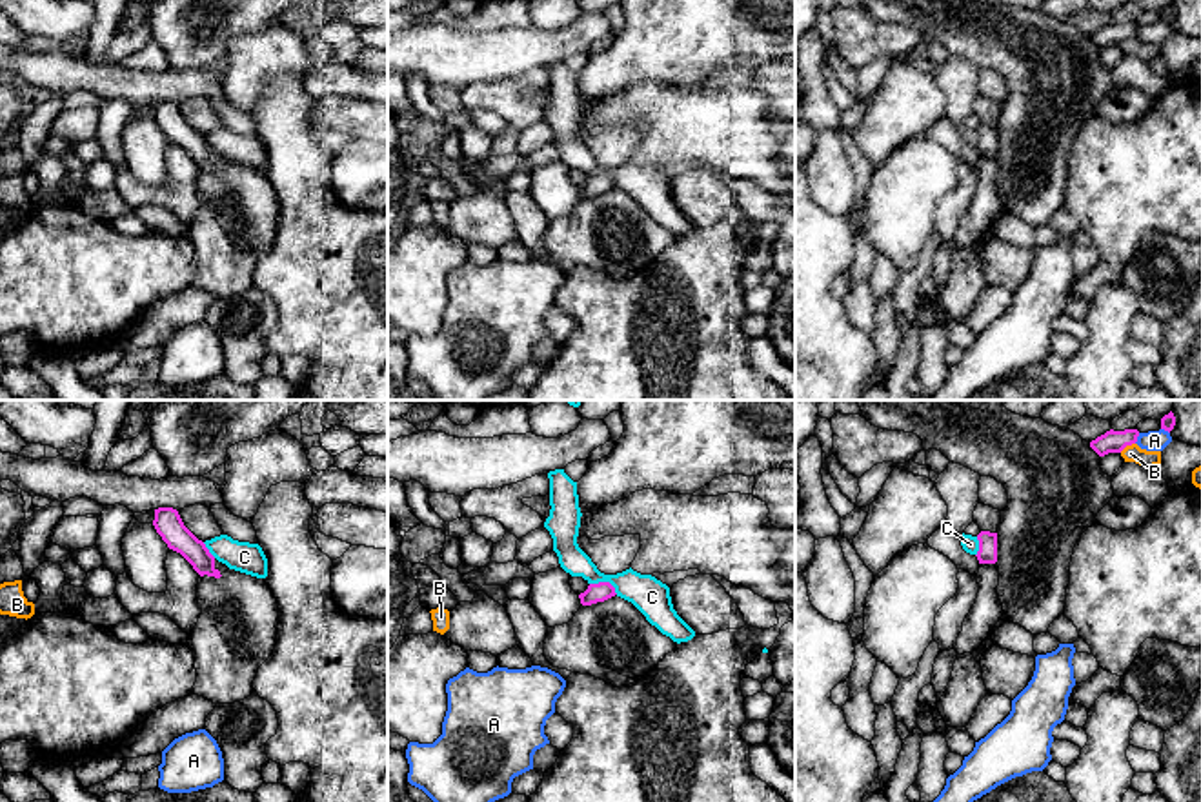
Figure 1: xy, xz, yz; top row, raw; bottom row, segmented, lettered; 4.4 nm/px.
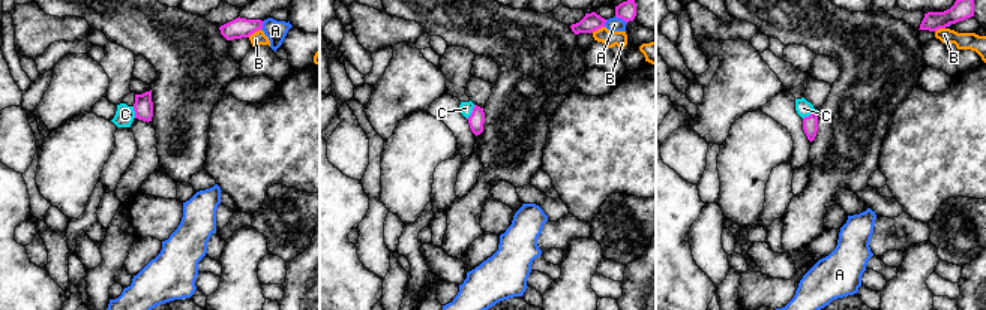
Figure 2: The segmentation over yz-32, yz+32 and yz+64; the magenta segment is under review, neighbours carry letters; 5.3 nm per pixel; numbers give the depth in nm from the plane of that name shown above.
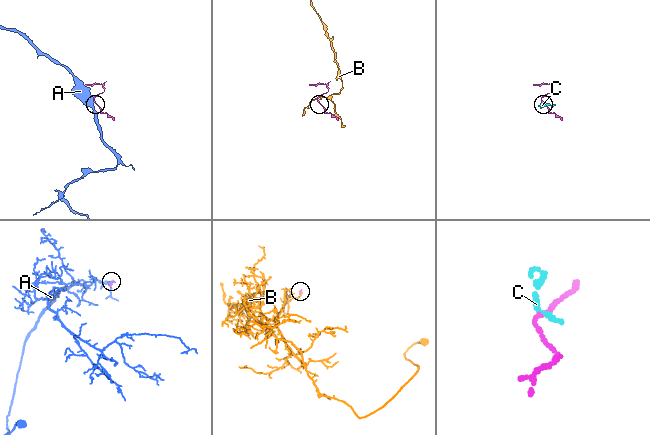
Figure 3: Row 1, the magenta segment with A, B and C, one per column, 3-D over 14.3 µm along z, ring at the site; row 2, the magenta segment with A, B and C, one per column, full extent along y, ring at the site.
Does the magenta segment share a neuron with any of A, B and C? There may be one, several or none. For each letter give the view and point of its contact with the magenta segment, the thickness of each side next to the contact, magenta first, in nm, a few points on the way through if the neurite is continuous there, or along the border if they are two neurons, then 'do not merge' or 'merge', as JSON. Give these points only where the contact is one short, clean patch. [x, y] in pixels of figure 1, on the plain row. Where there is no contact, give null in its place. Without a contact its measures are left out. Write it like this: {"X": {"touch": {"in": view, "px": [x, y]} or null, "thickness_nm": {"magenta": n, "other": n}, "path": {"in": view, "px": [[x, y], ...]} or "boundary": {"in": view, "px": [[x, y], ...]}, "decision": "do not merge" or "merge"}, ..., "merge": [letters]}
{"A": {"touch": {"in": "yz", "px": [1136, 31]}, "thickness_nm": {"magenta": 100, "other": 100}, "boundary": {"in": "yz", "px": [[1140, 26], [1134, 35]]}, "decision": "do not merge"}, "B": {"touch": {"in": "yz", "px": [1127, 37]}, "thickness_nm": {"magenta": 100, "other": 80}, "boundary": {"in": "yz", "px": [[1134, 35], [1120, 44]]}, "decision": "do not merge"}, "C": {"touch": {"in": "xz", "px": [605, 175]}, "thickness_nm": {"magenta": 90, "other": 160}, "boundary": {"in": "xz", "px": [[590, 175], [608, 175], [617, 186]]}, "decision": "do not merge"}, "merge": []}

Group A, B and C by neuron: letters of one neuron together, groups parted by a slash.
A / B / C

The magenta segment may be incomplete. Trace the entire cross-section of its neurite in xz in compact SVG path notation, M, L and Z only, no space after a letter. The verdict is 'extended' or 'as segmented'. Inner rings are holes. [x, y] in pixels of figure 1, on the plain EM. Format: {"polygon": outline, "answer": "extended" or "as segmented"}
{"polygon": "M610 175L590 176L584 185L579 187L582 198L591 198L615 189L615 180Z", "answer": "as segmented"}

